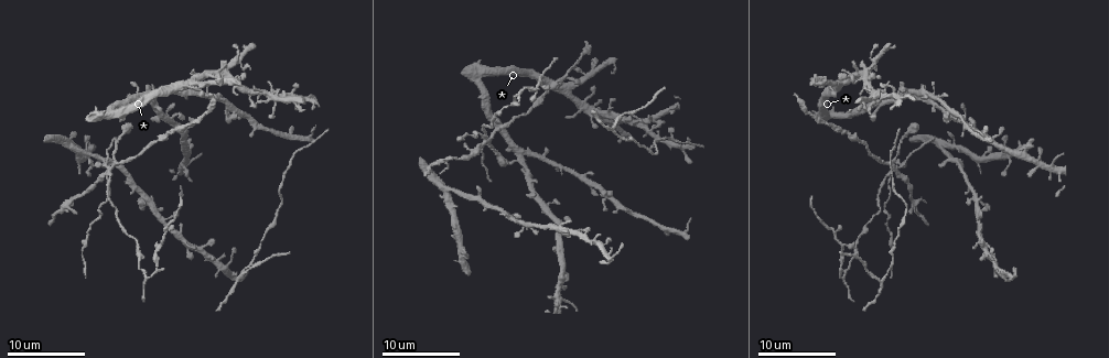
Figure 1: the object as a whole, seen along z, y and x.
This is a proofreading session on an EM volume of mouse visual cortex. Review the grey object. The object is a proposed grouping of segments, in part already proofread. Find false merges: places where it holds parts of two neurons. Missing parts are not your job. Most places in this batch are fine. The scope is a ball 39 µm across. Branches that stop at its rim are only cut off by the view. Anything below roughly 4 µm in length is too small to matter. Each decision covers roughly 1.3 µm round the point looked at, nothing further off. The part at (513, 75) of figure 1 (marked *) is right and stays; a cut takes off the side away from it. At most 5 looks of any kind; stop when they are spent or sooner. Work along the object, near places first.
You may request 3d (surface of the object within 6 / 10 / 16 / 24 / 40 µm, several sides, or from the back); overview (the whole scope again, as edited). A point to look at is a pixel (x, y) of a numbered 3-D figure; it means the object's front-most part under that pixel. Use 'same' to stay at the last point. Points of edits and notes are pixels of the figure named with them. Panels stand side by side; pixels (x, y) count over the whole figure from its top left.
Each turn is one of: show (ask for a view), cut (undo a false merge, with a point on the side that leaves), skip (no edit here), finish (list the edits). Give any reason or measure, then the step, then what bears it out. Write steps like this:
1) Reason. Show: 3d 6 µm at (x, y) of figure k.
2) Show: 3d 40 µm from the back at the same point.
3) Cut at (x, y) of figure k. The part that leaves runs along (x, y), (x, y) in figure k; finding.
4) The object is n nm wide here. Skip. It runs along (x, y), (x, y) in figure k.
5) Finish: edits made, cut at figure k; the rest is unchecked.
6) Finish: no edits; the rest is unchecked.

Sudden change in width. Show: 3d 10 µm at (842, 247) of figure 1.

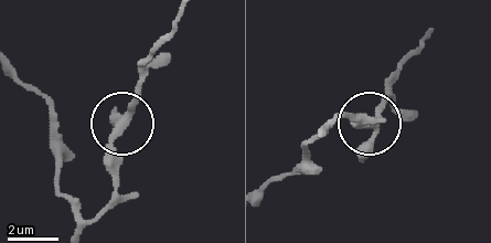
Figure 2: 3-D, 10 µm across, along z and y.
The object is 240 nm wide here. Skip. All the same neuron.

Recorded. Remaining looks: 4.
Four or more arms meet. Show: 3d 10 µm at (108, 171) of figure 1.

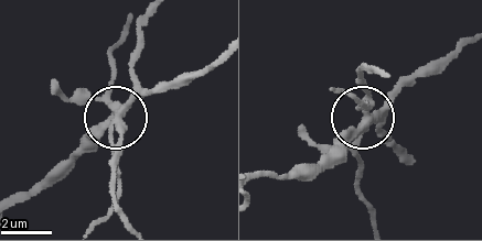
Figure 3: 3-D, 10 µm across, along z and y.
Show: 3d 6 µm at (120, 111) of figure 3.

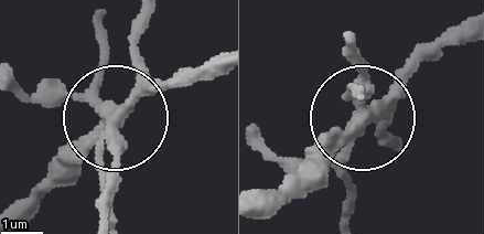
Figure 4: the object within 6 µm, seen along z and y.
4 arms meet here. Cut at (143, 63) of figure 4. The part that leaves runs along (122, 120), (161, 88), (214, 71) in figure 4; a second neuron is stuck on.

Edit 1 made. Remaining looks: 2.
Show: overview.

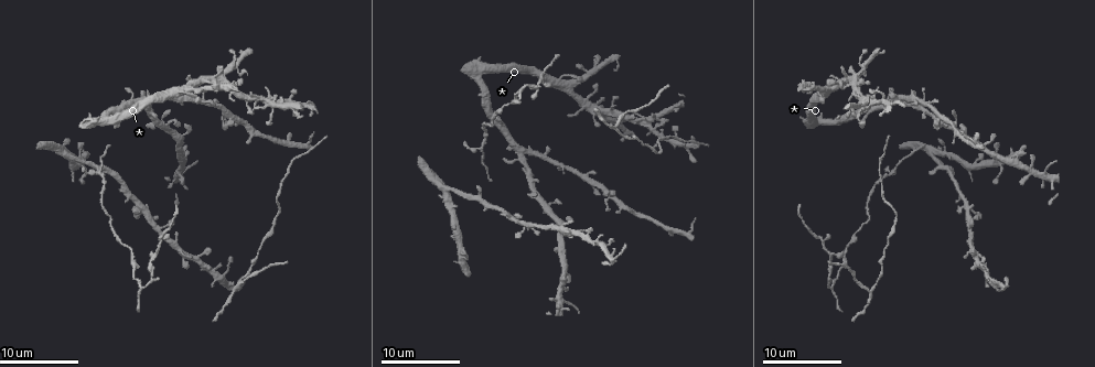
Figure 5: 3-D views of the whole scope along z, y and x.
Thin arm on a thick one. Show: 3d 16 µm at (856, 86) of figure 5.

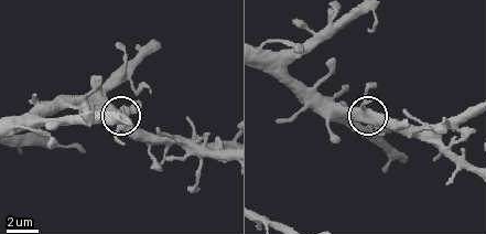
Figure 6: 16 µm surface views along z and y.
5 arms meet here. Skip. One neuron here.

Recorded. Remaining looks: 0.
Finish: edits made, cut at figure 4; the rest is unchecked.

